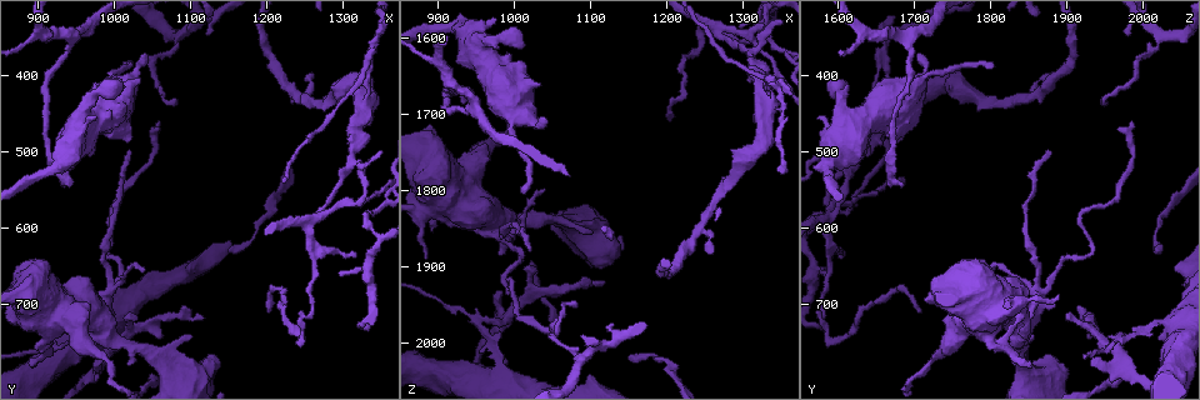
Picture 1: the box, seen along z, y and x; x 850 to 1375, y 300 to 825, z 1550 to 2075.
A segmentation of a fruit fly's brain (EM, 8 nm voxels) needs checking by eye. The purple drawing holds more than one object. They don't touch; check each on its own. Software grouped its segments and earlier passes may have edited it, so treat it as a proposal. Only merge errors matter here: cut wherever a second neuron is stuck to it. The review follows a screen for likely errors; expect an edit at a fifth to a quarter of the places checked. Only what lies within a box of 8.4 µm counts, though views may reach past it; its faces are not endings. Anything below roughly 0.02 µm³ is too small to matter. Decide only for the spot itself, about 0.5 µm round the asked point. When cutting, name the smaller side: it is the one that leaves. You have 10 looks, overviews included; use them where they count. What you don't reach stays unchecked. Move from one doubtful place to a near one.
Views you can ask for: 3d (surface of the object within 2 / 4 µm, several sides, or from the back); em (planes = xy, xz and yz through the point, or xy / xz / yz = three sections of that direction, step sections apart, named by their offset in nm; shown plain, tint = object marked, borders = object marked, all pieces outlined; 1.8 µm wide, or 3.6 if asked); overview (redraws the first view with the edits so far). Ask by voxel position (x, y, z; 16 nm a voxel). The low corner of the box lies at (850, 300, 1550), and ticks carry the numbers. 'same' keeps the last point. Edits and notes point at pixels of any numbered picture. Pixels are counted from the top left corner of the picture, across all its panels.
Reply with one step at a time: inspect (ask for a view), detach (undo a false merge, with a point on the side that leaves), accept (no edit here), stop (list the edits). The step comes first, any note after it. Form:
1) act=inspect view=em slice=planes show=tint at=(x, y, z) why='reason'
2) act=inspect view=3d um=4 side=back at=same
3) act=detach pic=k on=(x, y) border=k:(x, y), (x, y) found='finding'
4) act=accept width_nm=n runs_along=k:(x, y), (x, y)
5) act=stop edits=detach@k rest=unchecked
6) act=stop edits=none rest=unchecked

act=inspect view=3d um=2 at=(995, 755, 1970) why='arms part here'

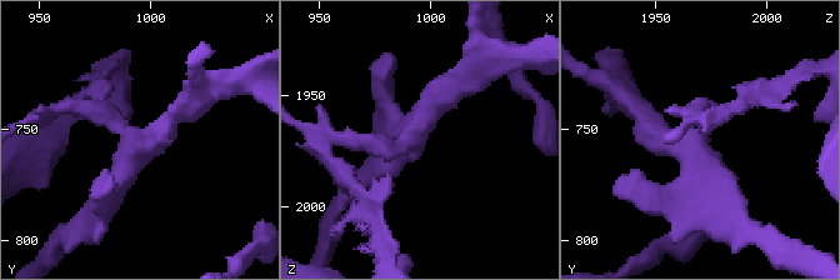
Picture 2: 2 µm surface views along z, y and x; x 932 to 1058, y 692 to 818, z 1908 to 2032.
act=inspect view=em slice=xy step=4 show=tint at=(992, 757, 1968) why='now the EM'

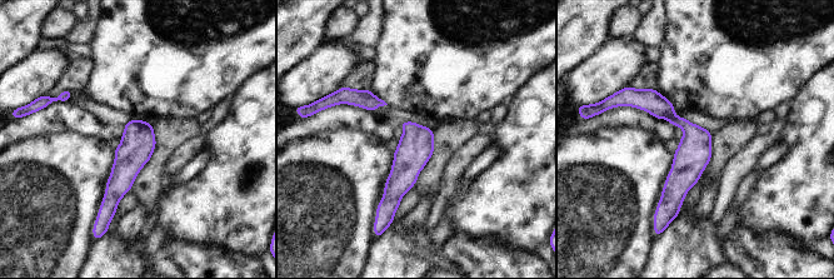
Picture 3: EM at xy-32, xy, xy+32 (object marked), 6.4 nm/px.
act=inspect view=em slice=planes show=tint at=same why='cut it another way'

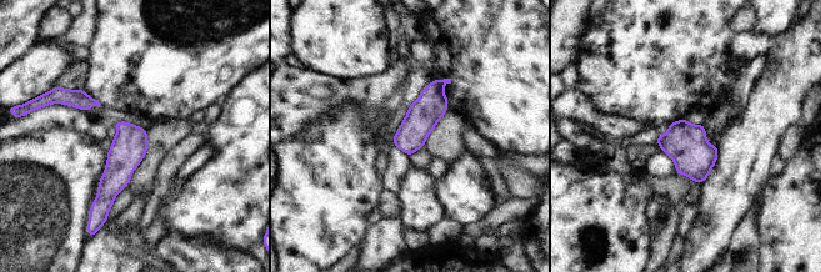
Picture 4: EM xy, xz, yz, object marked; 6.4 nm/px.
act=accept width_nm=200 found='continuous, no second neuron'

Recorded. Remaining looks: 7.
act=inspect view=em slice=xz step=16 show=tint at=(1050, 770, 1835)

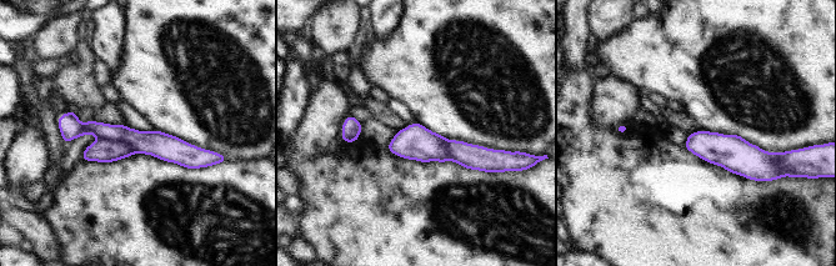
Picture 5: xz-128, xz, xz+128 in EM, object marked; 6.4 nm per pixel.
act=inspect view=em slice=planes show=borders at=same

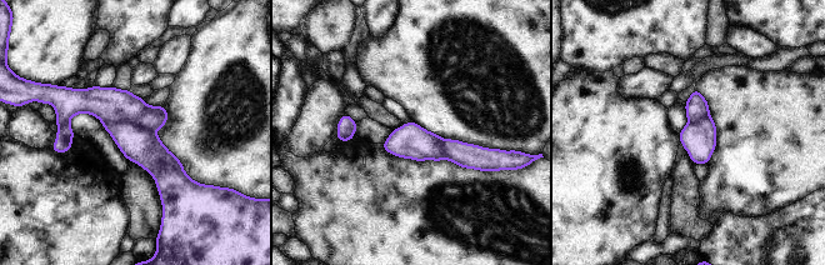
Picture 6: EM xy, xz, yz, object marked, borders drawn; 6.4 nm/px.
act=detach pic=6 on=(111, 104) part_leaving=6:(164, 113), (76, 105), (58, 148) found='a second neuron is stuck on'

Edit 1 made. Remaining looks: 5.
act=inspect view=em slice=planes show=tint at=(995, 665, 1860) why='sudden change in width'

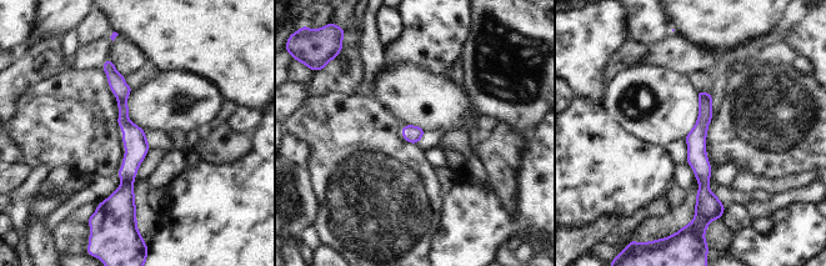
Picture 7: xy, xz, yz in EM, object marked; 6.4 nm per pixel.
act=accept runs_along=7:(109, 63), (131, 132), (129, 206) found='all the same neuron'

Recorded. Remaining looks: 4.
act=inspect view=em um=3.6 slice=xy step=8 show=tint at=(960, 450, 1610) why='calibre changes'

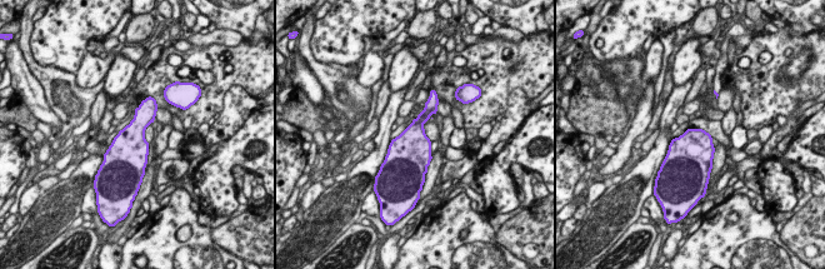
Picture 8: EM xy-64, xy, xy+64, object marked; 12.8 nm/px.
act=inspect view=em um=3.6 slice=planes show=tint at=same why='cut it another way'

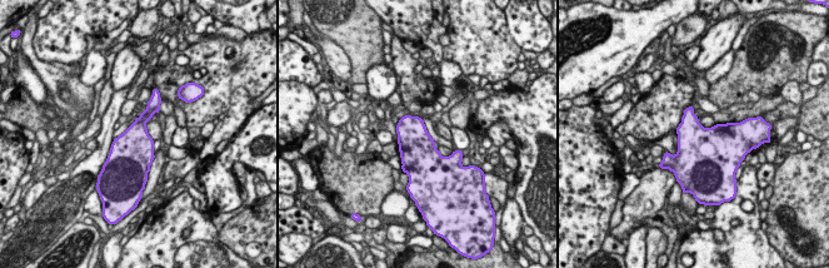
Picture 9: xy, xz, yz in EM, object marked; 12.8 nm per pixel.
act=accept found='continuous, no second neuron'

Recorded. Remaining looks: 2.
act=stop edits=detach@6 rest=unchecked

